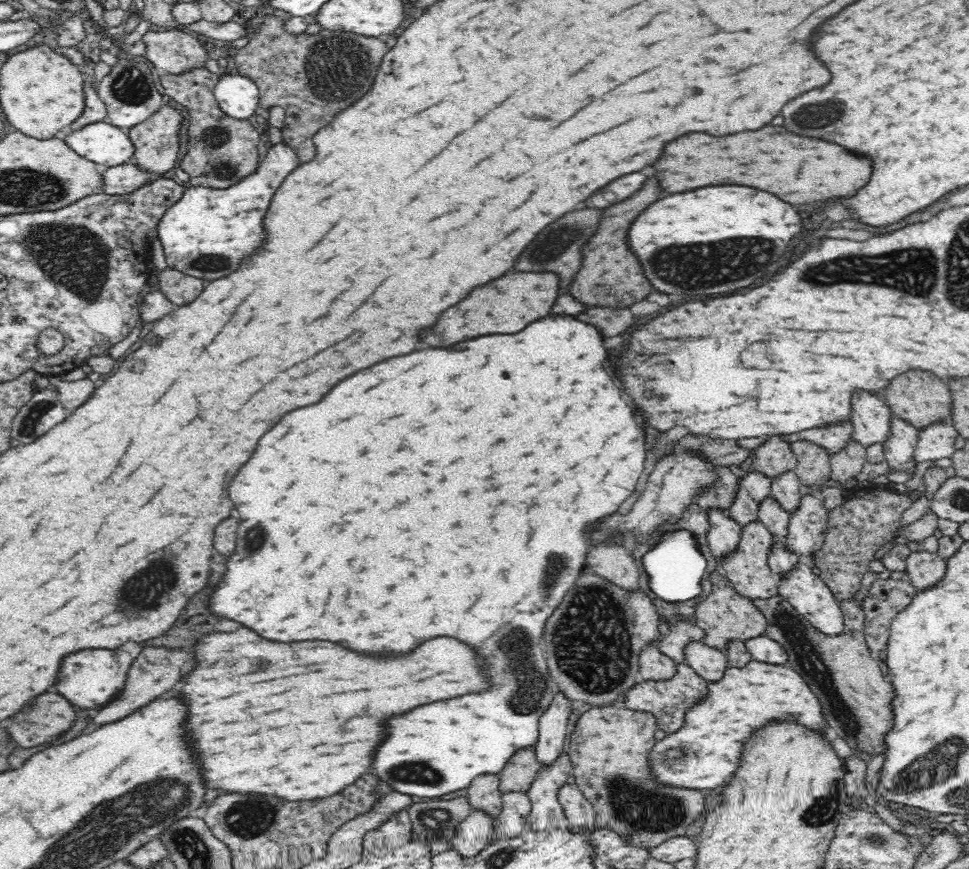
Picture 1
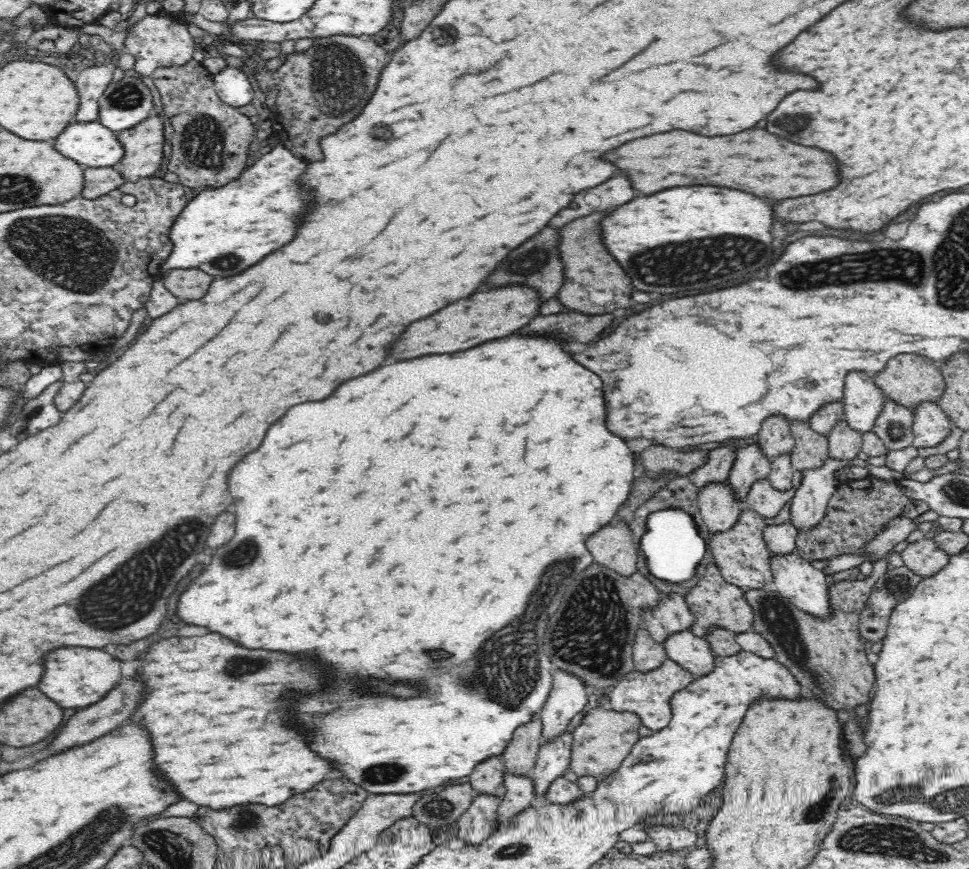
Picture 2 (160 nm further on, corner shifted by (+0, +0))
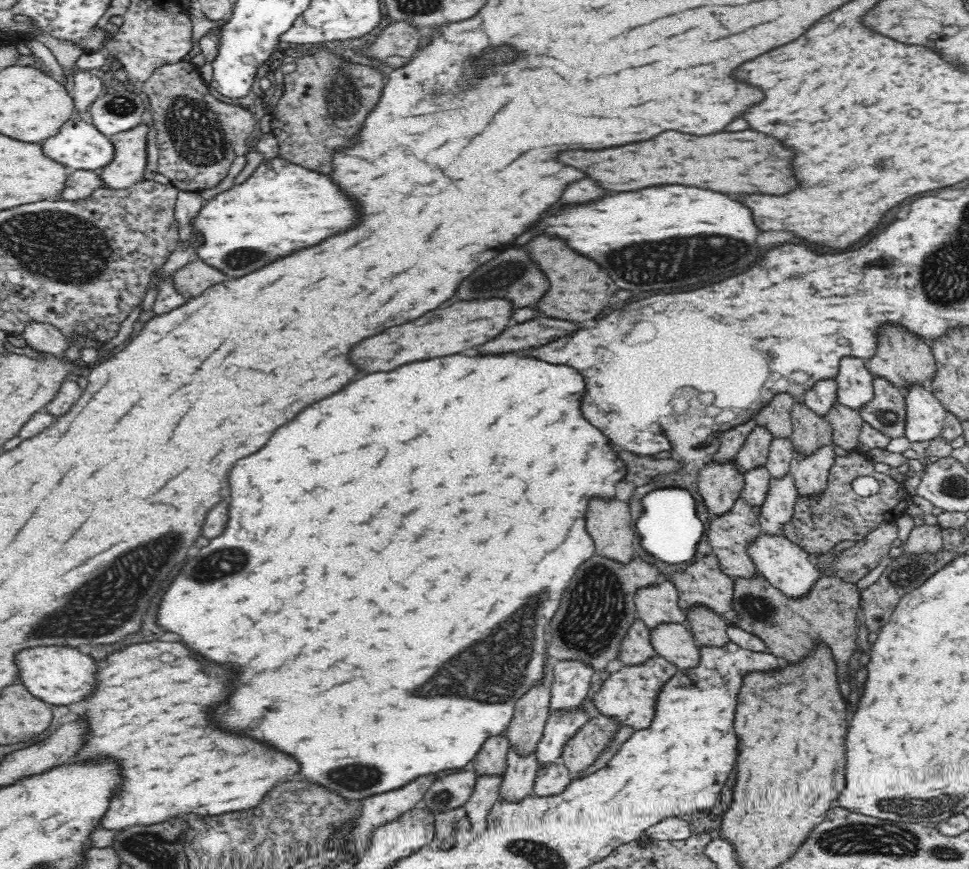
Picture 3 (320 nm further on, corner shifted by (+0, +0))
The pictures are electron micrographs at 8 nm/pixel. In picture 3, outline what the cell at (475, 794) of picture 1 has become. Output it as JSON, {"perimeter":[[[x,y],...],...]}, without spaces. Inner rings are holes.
{"perimeter":[[[500,734],[498,737],[488,738],[482,747],[482,754],[476,754],[473,772],[480,776],[504,776],[507,768],[507,752],[511,746],[509,740]]]}

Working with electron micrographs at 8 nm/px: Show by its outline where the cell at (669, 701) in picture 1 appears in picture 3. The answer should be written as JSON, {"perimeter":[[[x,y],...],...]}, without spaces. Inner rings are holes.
{"perimeter":[[[660,656],[648,660],[641,666],[626,665],[600,679],[601,688],[592,696],[594,706],[604,715],[620,717],[622,726],[631,726],[634,730],[650,728],[656,716],[658,694],[679,670],[680,668]]]}

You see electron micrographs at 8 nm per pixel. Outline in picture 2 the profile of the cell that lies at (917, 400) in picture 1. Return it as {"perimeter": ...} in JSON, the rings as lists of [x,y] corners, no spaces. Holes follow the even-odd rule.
{"perimeter":[[[902,358],[890,362],[890,370],[878,374],[874,382],[888,401],[911,412],[919,405],[938,404],[946,388],[942,373],[938,374],[932,362],[904,362]]]}

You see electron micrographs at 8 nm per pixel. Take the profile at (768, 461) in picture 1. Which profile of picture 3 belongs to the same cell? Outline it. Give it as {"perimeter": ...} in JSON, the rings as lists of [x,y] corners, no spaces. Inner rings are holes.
{"perimeter":[[[790,395],[775,397],[755,418],[755,424],[765,428],[773,438],[789,438],[792,434],[791,409],[795,406]]]}

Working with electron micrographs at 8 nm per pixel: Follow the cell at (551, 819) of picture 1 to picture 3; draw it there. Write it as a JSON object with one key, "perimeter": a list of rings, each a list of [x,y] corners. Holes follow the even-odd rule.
{"perimeter":[[[583,707],[549,716],[535,752],[539,768],[548,768],[552,764],[560,763],[565,744],[589,718],[589,713]]]}

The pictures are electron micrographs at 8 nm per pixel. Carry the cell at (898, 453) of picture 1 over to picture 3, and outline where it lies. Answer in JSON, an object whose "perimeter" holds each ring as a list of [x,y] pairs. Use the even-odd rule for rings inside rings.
{"perimeter":[[[874,378],[875,396],[861,412],[861,418],[888,438],[906,437],[907,392],[896,389],[886,378]]]}

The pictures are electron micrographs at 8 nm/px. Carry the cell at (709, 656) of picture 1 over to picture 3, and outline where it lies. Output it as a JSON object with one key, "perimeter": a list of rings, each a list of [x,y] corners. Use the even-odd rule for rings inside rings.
{"perimeter":[[[660,624],[650,632],[652,645],[660,657],[682,669],[701,665],[700,647],[694,635],[681,624]]]}

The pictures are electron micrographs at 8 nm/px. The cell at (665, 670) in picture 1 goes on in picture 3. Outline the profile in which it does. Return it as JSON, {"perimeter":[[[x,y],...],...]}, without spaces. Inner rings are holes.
{"perimeter":[[[637,619],[627,631],[628,634],[620,646],[622,647],[620,650],[622,663],[627,666],[641,666],[659,656],[652,645],[651,630],[640,619]]]}

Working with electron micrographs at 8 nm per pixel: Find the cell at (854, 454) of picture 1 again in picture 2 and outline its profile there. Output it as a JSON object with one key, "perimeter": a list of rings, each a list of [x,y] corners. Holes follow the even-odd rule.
{"perimeter":[[[846,420],[836,423],[832,432],[827,436],[829,440],[829,458],[836,462],[848,462],[858,458],[863,452],[862,434],[852,430]]]}

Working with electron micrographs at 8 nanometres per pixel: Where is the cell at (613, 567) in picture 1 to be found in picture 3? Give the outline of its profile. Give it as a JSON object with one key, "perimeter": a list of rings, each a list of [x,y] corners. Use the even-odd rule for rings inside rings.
{"perimeter":[[[594,502],[588,508],[585,532],[593,539],[595,554],[620,564],[630,564],[634,554],[631,512],[624,502]]]}

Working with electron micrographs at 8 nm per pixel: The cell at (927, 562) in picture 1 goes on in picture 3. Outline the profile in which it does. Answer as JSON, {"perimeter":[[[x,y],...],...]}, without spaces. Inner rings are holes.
{"perimeter":[[[924,524],[914,527],[904,543],[901,556],[924,556],[924,554],[940,554],[945,550],[941,537],[940,525]]]}

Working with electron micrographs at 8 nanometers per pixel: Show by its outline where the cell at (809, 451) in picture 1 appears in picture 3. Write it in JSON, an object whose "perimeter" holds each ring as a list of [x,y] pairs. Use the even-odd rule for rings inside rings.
{"perimeter":[[[796,405],[791,409],[792,434],[789,439],[794,451],[802,457],[812,457],[822,448],[832,445],[832,427],[825,419],[814,415],[804,405]]]}

